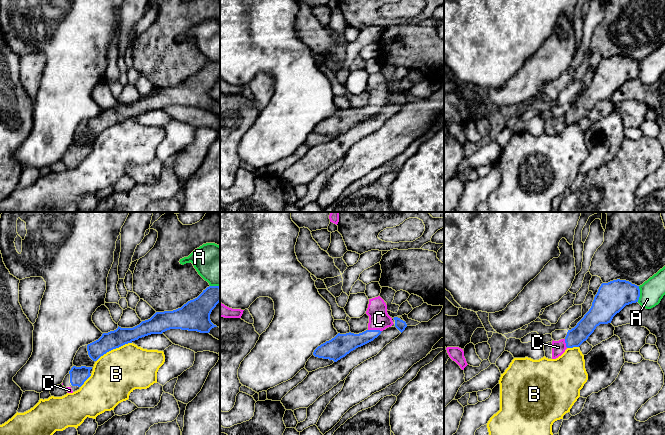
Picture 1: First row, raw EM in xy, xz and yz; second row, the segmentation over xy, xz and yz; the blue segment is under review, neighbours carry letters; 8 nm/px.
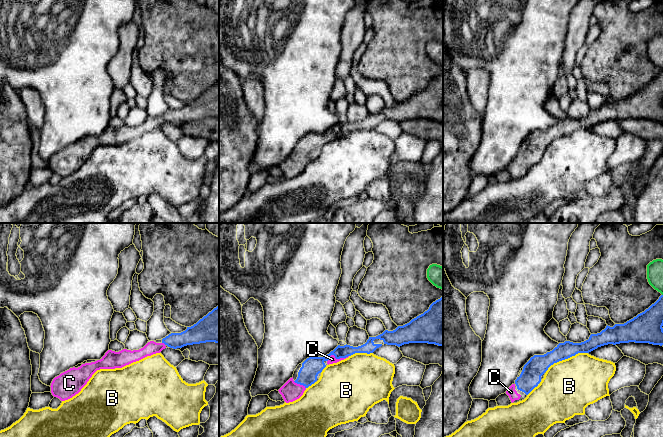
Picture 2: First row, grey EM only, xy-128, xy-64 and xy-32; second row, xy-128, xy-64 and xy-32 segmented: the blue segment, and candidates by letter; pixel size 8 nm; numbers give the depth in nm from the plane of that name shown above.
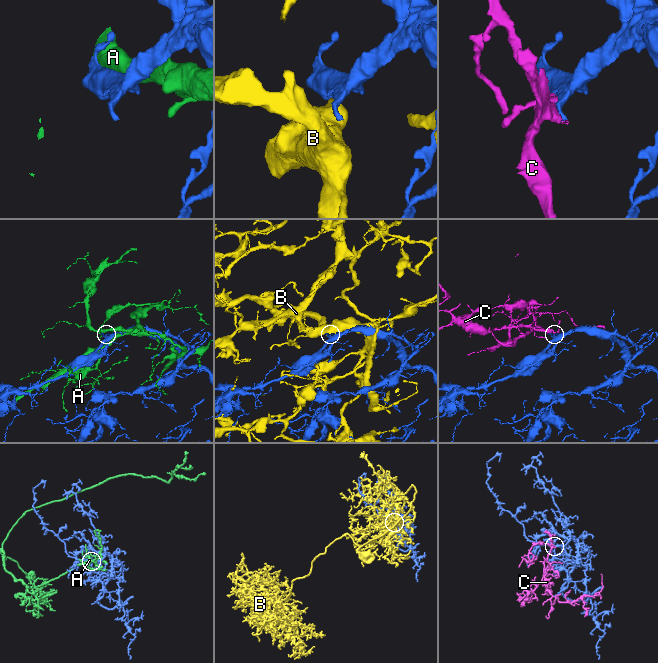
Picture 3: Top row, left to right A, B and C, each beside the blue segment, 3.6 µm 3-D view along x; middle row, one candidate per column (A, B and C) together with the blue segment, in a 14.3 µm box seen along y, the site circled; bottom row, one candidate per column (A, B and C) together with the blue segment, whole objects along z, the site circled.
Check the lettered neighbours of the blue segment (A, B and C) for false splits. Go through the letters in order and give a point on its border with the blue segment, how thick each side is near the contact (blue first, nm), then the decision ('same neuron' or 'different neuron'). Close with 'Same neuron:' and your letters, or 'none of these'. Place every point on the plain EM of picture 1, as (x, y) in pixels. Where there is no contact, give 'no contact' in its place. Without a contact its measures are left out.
A: contact yz (639, 70); calibres 240 and 190 nm; different neuron
B: contact xy (113, 124); calibres 140 and 380 nm; different neuron
C: contact xz (375, 106); calibres 150 and 160 nm; same neuron
Same neuron: C

